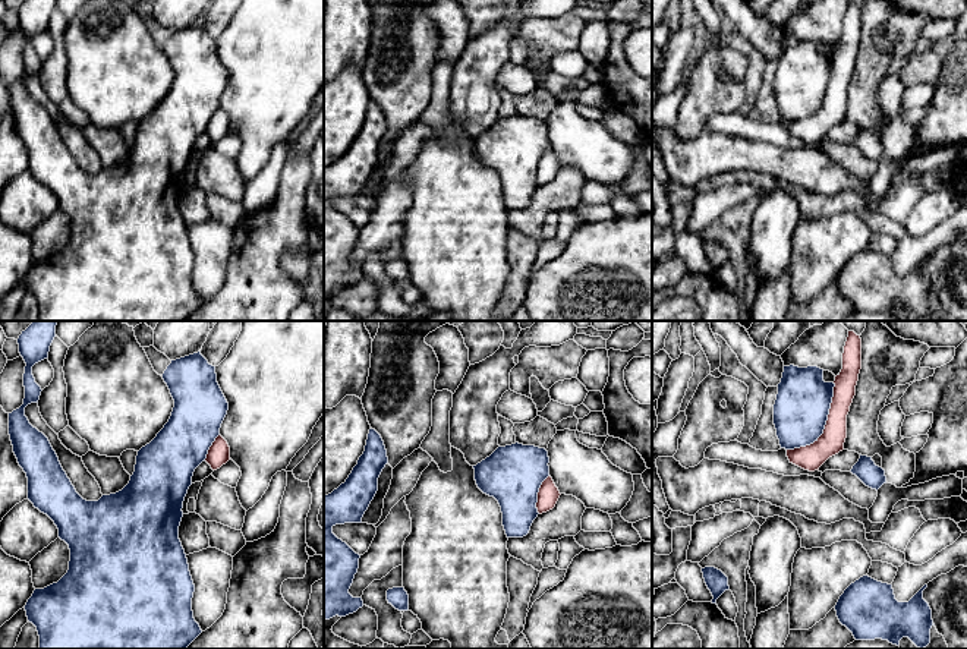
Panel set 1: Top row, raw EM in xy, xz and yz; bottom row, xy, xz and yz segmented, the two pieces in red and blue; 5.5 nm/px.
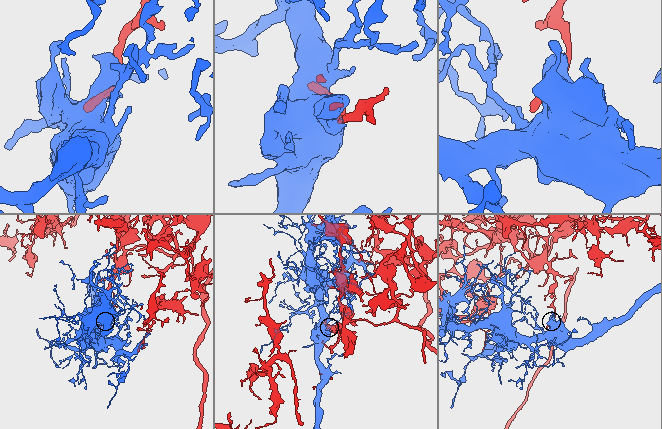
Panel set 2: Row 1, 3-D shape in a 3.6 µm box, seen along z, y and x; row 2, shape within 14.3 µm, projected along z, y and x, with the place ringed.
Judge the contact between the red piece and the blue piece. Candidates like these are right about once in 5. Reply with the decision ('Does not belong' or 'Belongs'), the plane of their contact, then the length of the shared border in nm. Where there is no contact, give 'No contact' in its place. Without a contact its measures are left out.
Does not belong. Touches red in yz. Shared border 460 nm

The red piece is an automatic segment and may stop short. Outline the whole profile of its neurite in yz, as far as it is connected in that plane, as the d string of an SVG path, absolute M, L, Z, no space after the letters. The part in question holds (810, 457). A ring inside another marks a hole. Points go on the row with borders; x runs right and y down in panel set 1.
M848 331L842 353L842 369L834 381L834 397L823 434L810 445L787 450L790 463L815 472L819 470L829 457L844 450L847 415L856 396L860 369L862 338L854 331Z

